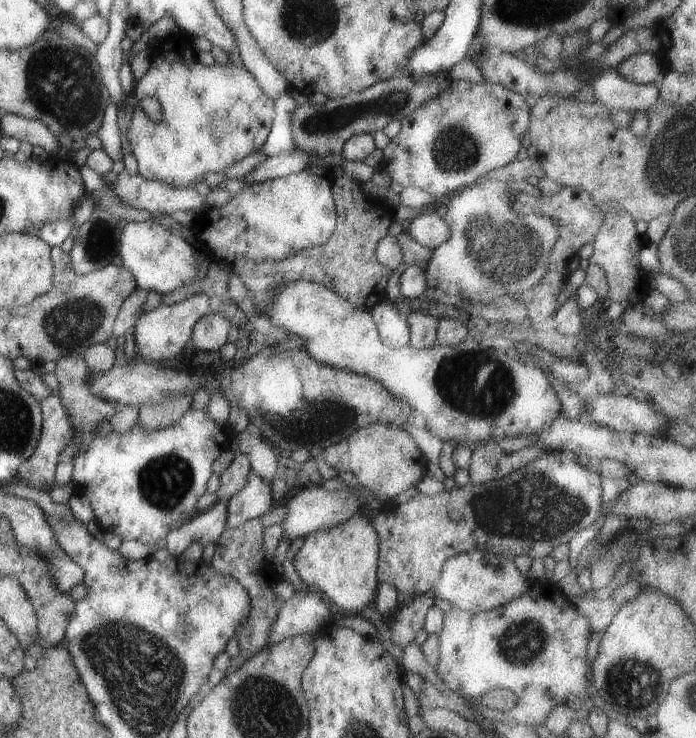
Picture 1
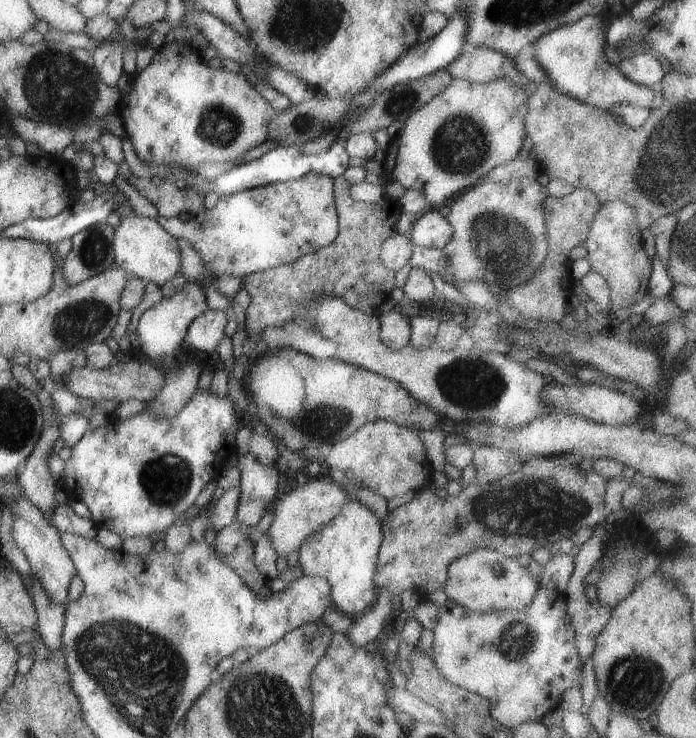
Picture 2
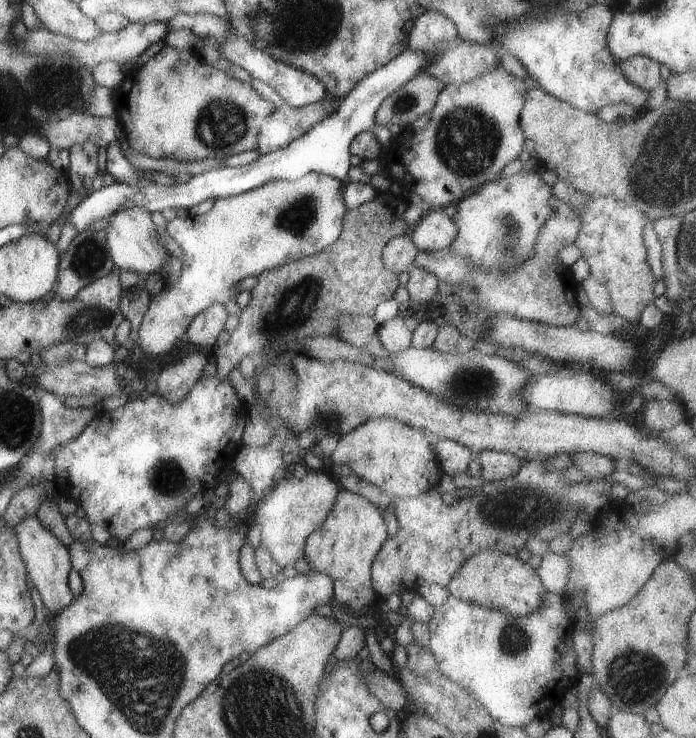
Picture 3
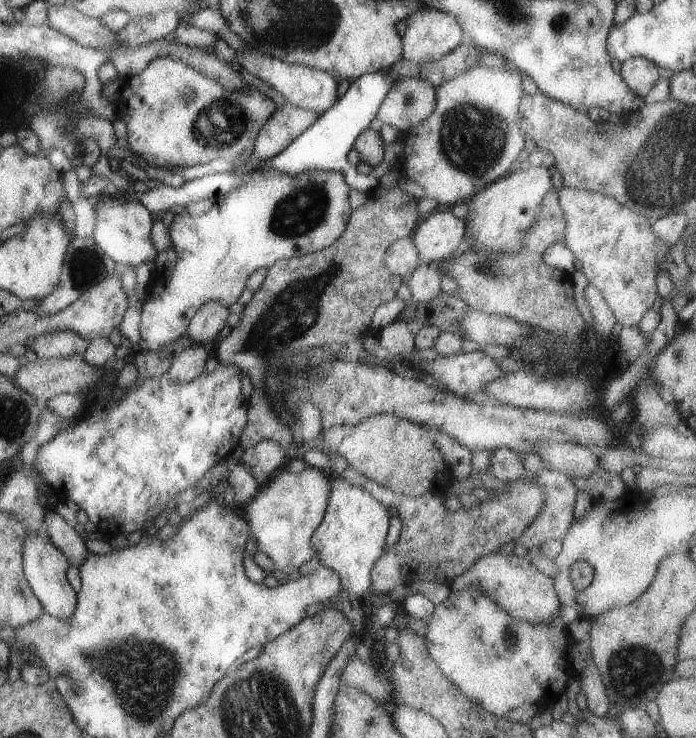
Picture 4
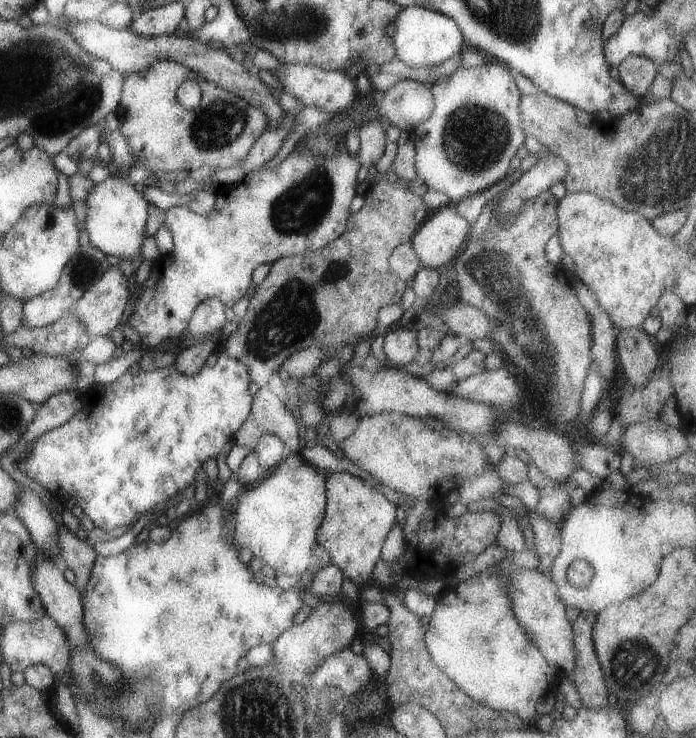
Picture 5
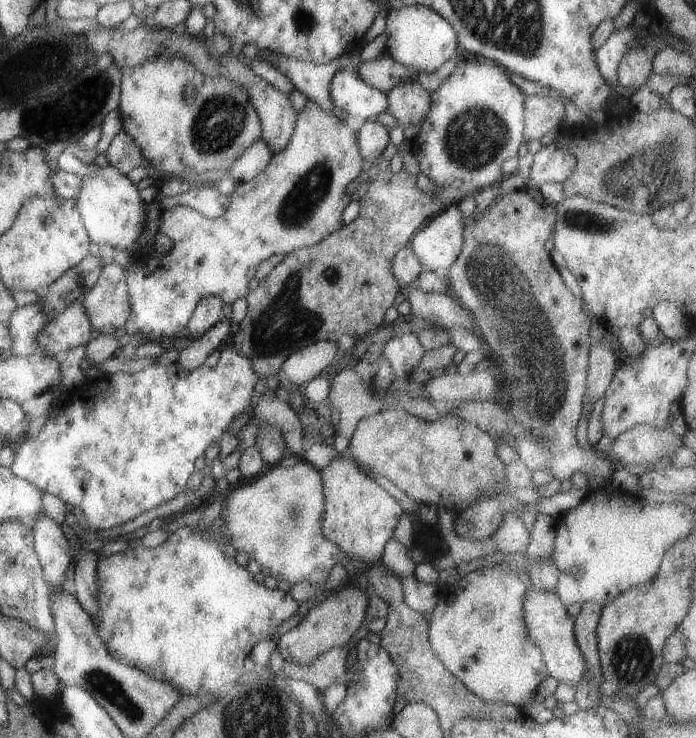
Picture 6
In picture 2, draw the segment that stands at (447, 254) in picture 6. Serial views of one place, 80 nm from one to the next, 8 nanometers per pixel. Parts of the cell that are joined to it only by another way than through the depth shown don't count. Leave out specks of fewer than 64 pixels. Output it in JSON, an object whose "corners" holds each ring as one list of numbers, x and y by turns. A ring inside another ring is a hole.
{"corners":[[428,207,415,217,406,234,413,245,440,249,451,238,452,226,439,214,438,208]]}

